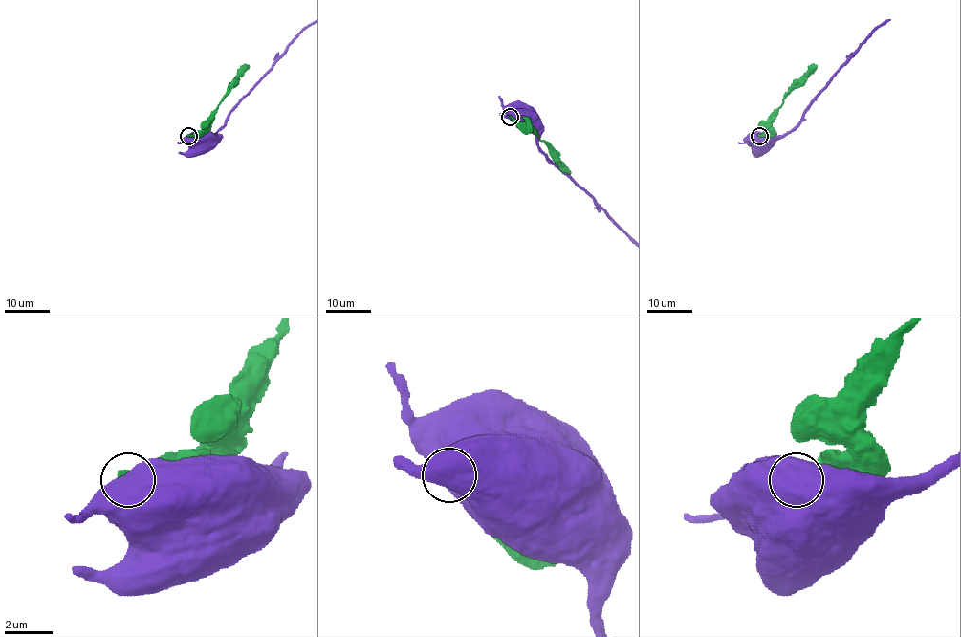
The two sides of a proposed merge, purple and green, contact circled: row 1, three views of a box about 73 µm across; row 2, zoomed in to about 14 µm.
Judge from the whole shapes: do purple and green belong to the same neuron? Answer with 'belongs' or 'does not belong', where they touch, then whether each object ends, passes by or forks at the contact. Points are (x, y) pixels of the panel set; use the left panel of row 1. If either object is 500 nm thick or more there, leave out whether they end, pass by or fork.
does not belong | (188, 136)

